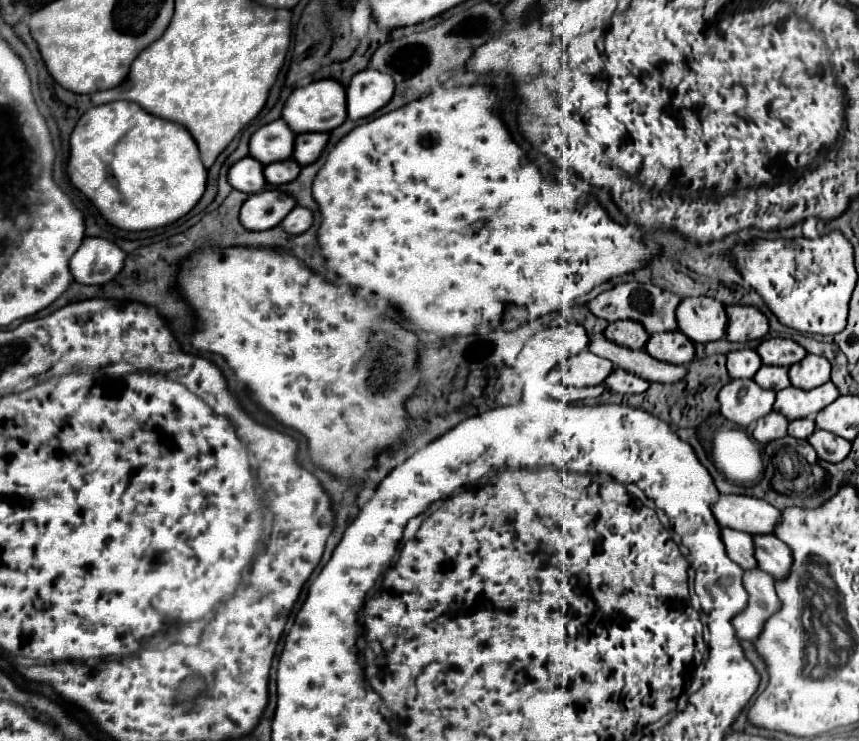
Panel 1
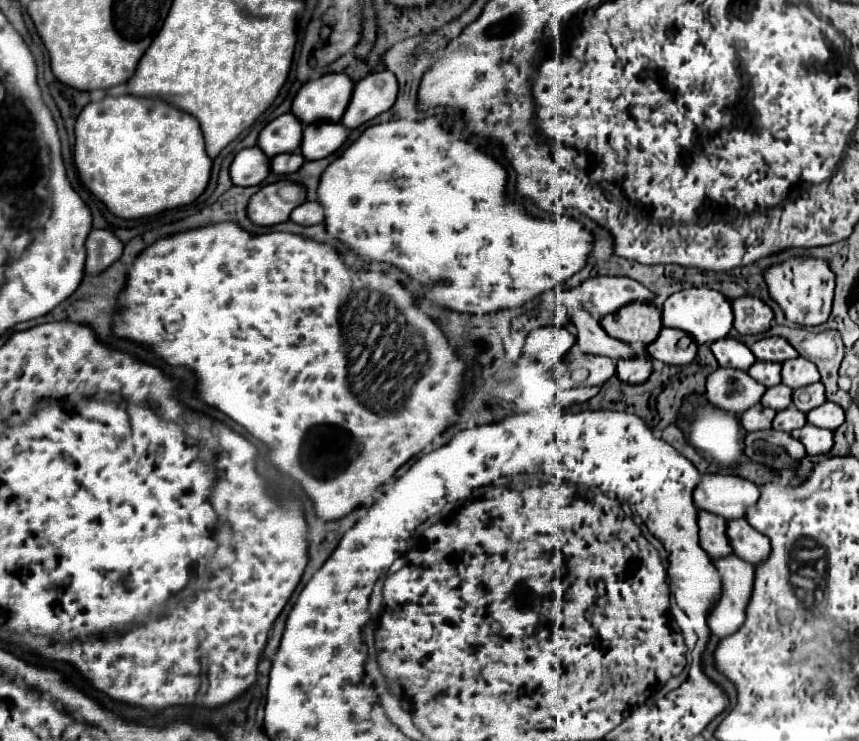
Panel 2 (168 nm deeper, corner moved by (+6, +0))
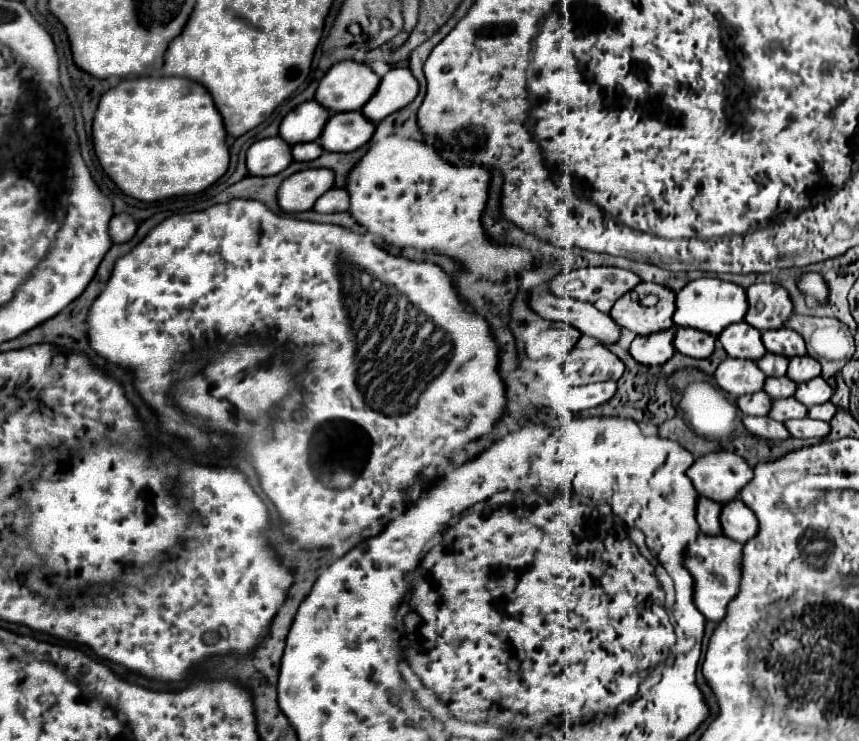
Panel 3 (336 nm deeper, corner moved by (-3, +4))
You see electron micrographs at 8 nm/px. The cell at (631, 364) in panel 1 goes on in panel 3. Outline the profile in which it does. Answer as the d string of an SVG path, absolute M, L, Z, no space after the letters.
M542 292L532 296L530 306L542 318L572 324L582 334L596 338L600 344L616 344L622 338L622 330L616 326L616 322L588 302L558 298L552 292Z

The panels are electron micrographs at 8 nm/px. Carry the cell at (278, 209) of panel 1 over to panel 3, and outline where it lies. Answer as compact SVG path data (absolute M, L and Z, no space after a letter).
M310 168L296 172L288 176L280 188L278 188L278 206L282 212L296 214L296 212L306 212L312 210L314 202L330 190L334 182L332 170L326 168Z

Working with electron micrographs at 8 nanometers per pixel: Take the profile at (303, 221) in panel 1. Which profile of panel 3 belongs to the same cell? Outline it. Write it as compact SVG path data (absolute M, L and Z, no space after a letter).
M332 188L328 190L326 194L322 194L316 204L314 204L314 210L316 212L322 212L322 214L334 214L334 212L346 212L350 202L348 202L348 194L346 190L342 188Z

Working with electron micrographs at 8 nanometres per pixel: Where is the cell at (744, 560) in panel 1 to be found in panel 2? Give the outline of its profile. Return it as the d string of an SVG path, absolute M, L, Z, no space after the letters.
M699 510L697 524L699 524L699 544L711 558L731 554L731 546L725 536L727 520L723 520L723 516L715 516L711 512Z

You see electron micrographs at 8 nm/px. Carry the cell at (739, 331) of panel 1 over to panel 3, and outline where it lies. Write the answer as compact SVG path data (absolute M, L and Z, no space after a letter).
M754 284L746 290L746 294L750 308L744 320L762 332L782 328L792 314L792 300L778 284Z

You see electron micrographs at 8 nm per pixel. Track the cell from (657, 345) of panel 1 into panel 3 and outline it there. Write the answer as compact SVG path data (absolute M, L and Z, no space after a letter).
M676 328L674 348L690 358L708 358L714 352L714 336L692 328Z

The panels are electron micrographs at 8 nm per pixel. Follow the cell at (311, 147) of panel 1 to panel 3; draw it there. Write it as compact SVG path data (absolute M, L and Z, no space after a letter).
M340 112L328 118L318 142L326 152L352 152L372 138L374 128L360 112Z

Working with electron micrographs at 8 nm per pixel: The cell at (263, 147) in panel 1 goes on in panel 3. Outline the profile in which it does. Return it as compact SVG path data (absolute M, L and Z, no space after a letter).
M316 100L302 102L296 106L296 110L290 110L284 116L280 124L280 138L290 146L300 142L314 142L318 140L328 116L328 110L322 108Z

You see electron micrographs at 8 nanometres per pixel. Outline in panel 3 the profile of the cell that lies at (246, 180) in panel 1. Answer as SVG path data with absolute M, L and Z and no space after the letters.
M280 136L254 142L246 152L246 168L252 176L274 176L292 162L290 146Z

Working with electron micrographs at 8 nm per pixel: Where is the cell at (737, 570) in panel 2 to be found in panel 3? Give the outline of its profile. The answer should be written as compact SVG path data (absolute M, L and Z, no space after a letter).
M700 534L696 542L688 546L688 558L686 558L686 568L690 570L694 578L694 602L698 610L706 616L706 620L712 622L722 622L728 604L738 596L738 586L742 578L742 550L744 546L728 536L704 536Z

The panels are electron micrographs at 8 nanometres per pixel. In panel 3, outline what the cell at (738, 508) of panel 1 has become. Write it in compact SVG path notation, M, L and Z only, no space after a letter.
M722 450L696 458L688 476L700 496L718 504L728 504L738 498L740 490L752 480L754 472L744 458Z

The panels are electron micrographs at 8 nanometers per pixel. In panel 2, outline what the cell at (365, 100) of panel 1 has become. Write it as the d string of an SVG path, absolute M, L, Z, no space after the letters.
M383 70L365 76L361 82L357 82L341 122L353 130L373 120L375 116L379 116L381 112L389 110L395 104L397 92L399 86L393 72Z

